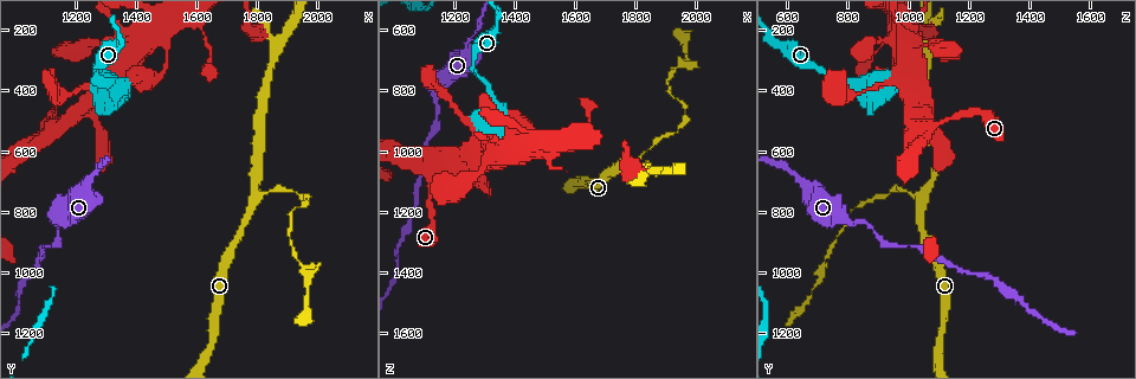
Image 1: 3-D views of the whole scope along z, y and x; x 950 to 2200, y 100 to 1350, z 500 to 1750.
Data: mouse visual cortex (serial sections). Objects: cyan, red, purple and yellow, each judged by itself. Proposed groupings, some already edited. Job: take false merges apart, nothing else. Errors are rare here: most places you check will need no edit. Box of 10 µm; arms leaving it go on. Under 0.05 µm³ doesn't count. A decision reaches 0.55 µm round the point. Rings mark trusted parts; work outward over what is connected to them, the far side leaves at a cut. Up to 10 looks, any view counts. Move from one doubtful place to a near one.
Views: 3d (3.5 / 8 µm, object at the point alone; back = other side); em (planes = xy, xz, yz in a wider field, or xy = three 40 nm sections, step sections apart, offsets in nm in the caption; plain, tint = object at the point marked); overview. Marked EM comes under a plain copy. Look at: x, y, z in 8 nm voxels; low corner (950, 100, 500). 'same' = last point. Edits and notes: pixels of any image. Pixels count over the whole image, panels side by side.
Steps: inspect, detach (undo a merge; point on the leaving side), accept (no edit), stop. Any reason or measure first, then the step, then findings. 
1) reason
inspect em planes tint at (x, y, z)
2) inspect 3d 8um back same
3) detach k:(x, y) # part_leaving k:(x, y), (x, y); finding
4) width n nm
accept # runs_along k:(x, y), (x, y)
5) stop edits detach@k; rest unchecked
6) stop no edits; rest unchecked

thin neck
inspect 3d 3.5um at (1150, 840, 870)

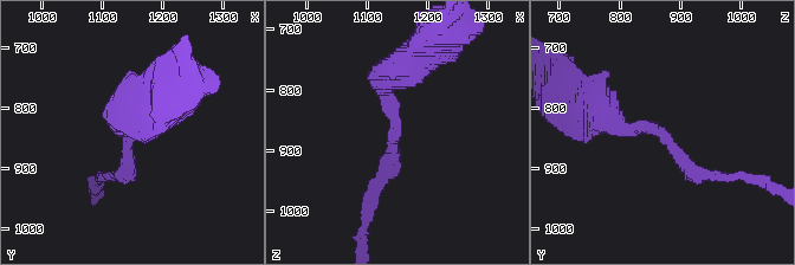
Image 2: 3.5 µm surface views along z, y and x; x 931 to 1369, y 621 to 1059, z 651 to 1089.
arm_widths 200, 400 nm; now the EM
inspect em planes tint at (1145, 840, 865)

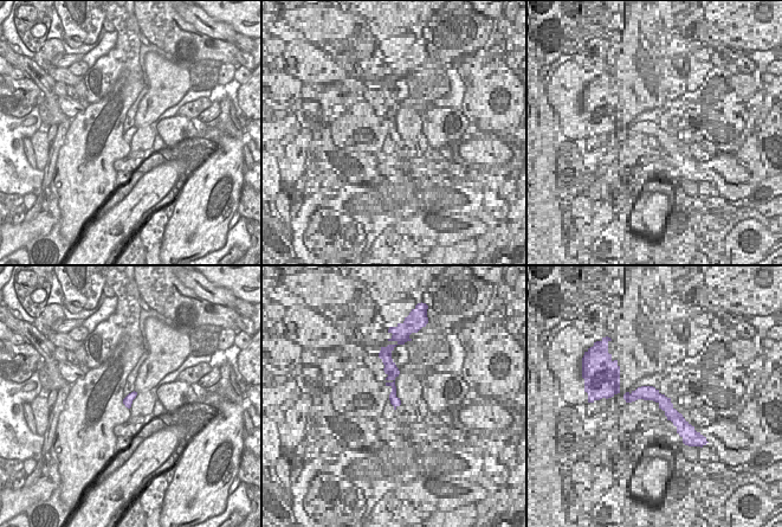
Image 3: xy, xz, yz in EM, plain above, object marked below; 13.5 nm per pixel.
accept # runs_along 2:(401, 66), (376, 185); continuous, no second cell

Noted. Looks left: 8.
inspect 3d 3.5um at (1130, 510, 1050)

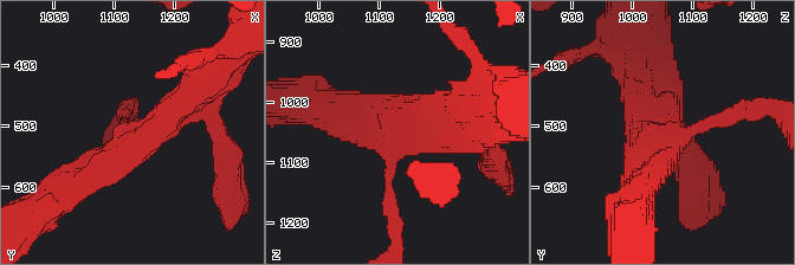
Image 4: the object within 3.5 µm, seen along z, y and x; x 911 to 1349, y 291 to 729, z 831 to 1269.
arms 4; arm_widths 150, 300, 400, 400 nm
inspect em xy step 5 tint at (1140, 520, 1050)

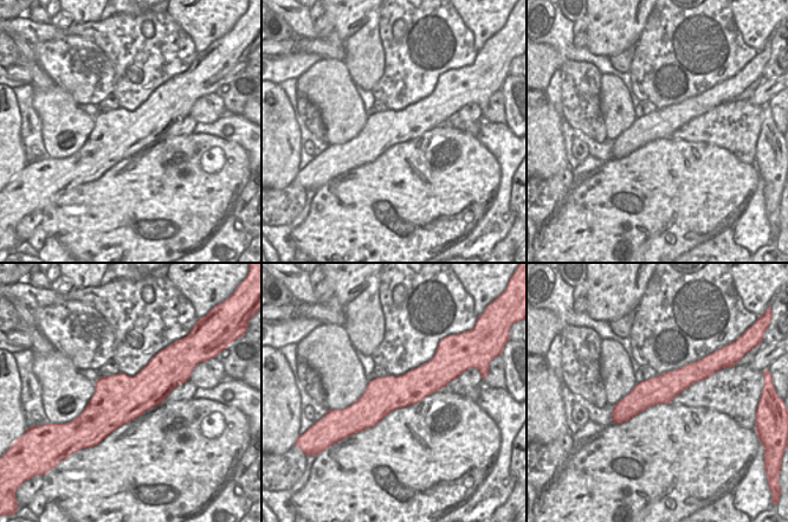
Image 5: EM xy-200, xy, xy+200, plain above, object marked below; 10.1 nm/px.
accept # runs_along 5:(441, 376), (347, 414); continuous, no second cell

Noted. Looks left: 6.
sharp bend
inspect 3d 8um at (1330, 370, 850)

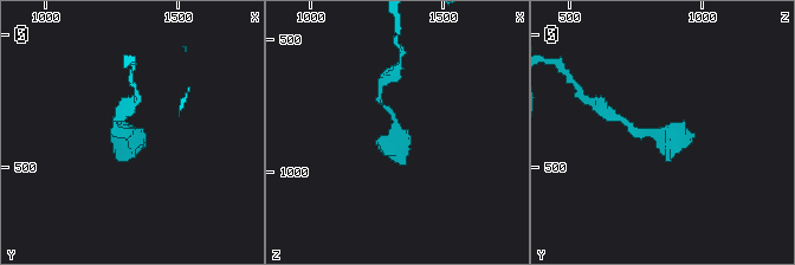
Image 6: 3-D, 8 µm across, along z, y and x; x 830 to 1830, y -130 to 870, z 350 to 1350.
inspect em xy step 5 tint same

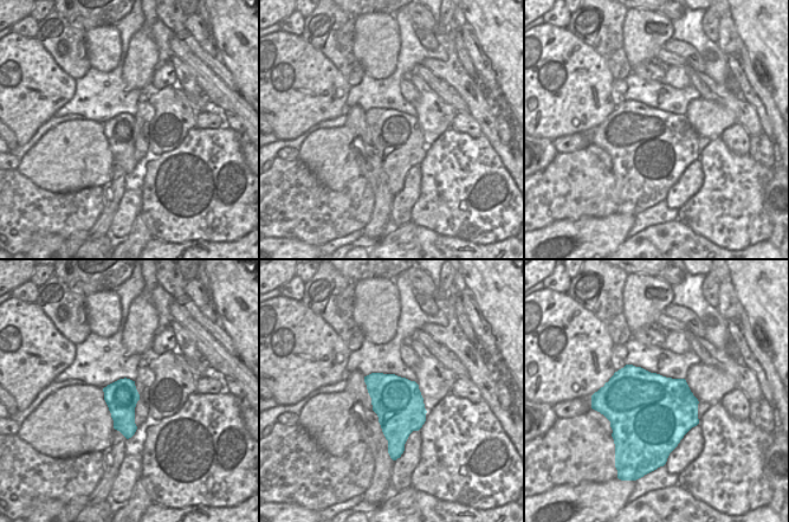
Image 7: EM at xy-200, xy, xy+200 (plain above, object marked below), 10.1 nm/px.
accept # runs_along 6:(642, 135), (671, 135), (671, 160); continuous, no second cell

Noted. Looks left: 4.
inspect 3d 8um at (1430, 190, 970)

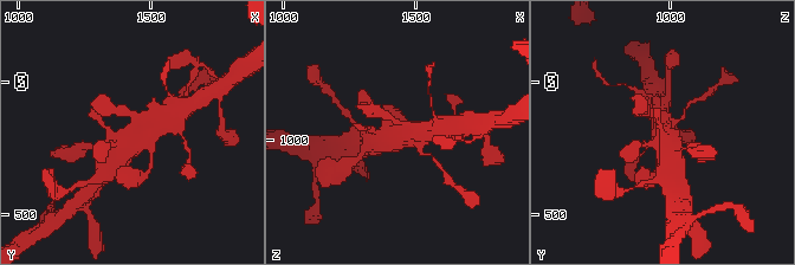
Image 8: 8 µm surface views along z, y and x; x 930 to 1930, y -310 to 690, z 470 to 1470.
inspect 3d 3.5um same

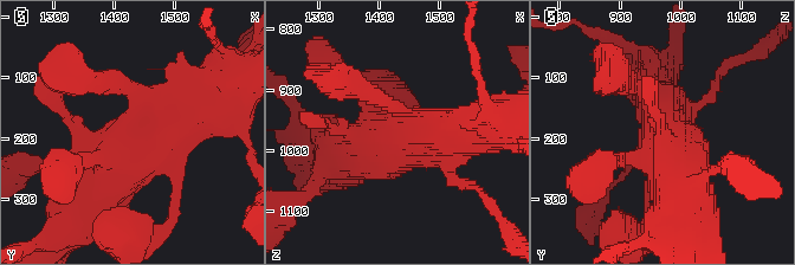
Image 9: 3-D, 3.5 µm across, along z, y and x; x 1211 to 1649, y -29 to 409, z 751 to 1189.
accept # runs_along 9:(94, 188), (192, 109), (221, 109); all the same cell

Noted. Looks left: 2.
stop no edits; rest unchecked

